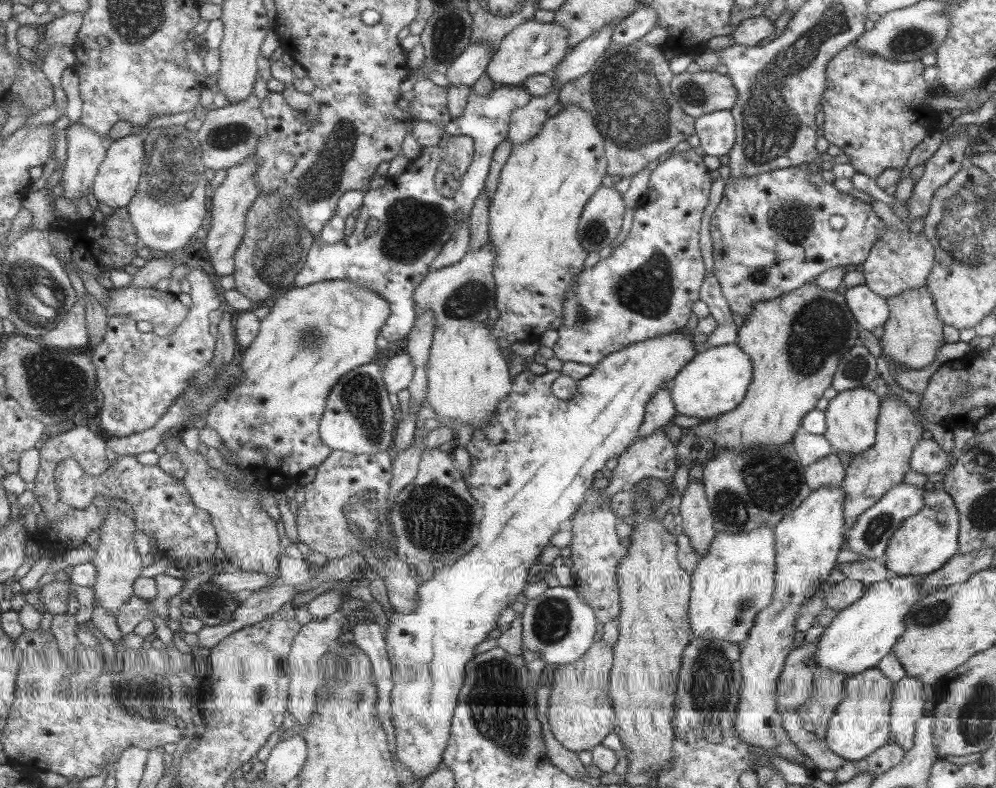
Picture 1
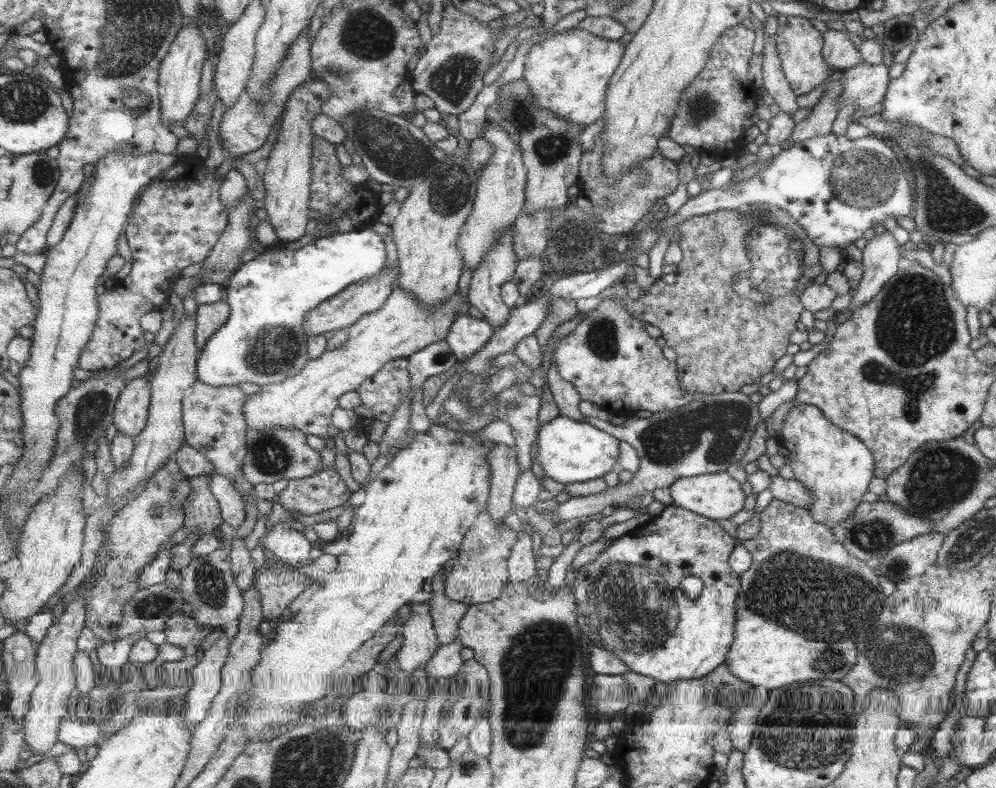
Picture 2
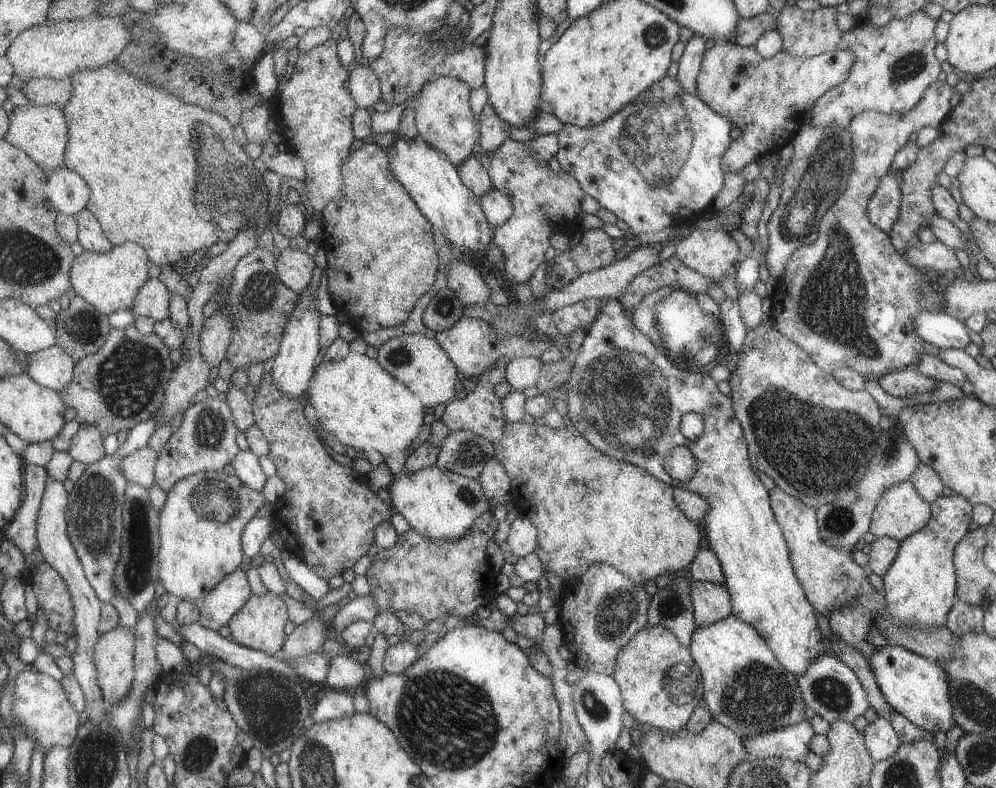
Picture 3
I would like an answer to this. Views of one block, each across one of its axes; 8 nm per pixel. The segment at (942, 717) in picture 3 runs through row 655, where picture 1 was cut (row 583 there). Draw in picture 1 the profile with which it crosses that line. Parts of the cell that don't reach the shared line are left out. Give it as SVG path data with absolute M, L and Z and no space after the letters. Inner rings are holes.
M889 572L883 580L865 586L863 596L841 610L816 642L811 664L821 672L857 675L875 667L889 655L903 635L908 609L923 594L917 576L897 576Z

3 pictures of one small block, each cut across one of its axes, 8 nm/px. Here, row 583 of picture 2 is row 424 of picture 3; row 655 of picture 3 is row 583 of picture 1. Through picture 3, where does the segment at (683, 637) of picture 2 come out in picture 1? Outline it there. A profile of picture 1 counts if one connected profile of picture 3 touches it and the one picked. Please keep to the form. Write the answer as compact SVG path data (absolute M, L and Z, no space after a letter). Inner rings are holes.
M823 486L811 490L799 507L784 515L773 527L776 537L776 590L773 591L769 606L757 613L748 639L740 647L742 686L736 716L733 718L737 737L750 746L773 750L781 759L803 766L809 758L792 744L784 730L782 717L777 712L776 690L784 661L789 652L794 650L794 623L800 614L801 604L829 576L836 565L837 554L845 546L844 502L845 492L841 488Z

